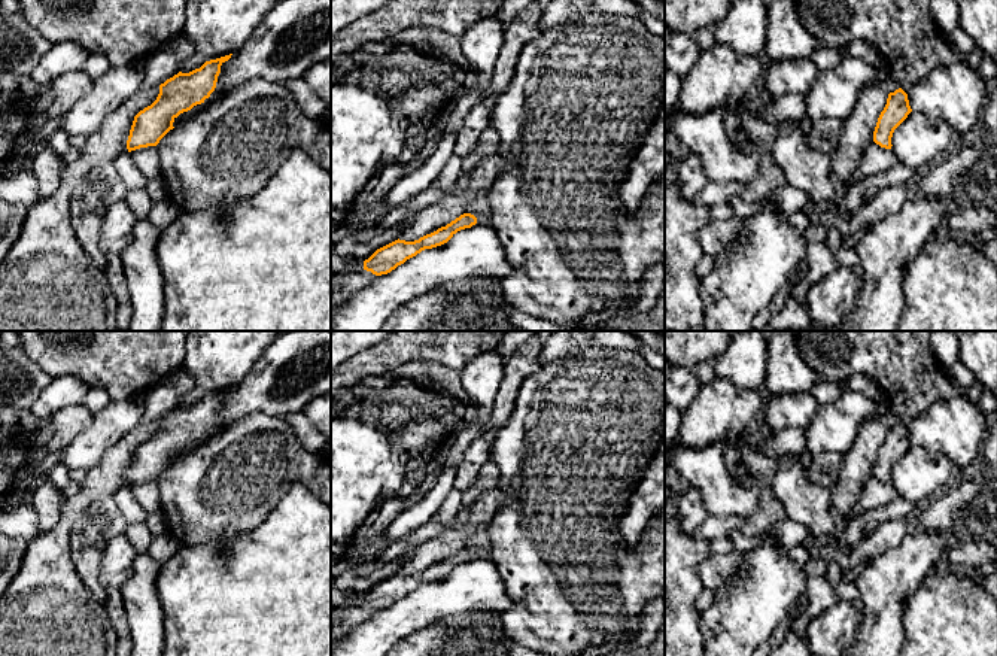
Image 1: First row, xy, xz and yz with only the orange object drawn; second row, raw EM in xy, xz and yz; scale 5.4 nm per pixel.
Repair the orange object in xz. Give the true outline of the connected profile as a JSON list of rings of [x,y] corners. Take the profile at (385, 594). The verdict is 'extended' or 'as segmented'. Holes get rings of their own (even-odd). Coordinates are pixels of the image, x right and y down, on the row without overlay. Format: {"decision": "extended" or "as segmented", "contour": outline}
{"decision": "extended", "contour": [[[463,547],[446,561],[426,568],[414,575],[395,574],[377,583],[368,593],[364,595],[362,605],[331,608],[331,637],[344,635],[353,626],[370,620],[377,610],[387,608],[407,593],[416,590],[425,583],[432,583],[447,577],[458,565],[471,562],[477,558],[477,552],[471,547]]]}

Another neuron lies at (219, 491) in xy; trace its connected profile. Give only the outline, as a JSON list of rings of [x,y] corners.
[[[265,413],[247,414],[201,447],[182,455],[159,474],[156,482],[167,534],[179,546],[221,544],[253,531],[294,483],[307,486],[317,499],[331,507],[331,461],[320,453],[306,450],[285,417]]]

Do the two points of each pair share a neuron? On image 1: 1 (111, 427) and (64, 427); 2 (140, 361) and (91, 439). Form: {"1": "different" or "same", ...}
{"1": "different", "2": "different"}

